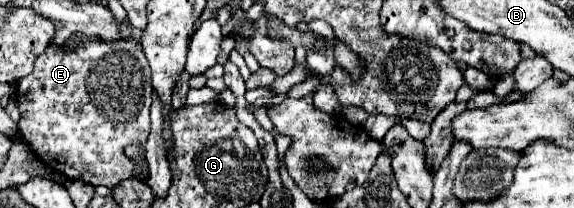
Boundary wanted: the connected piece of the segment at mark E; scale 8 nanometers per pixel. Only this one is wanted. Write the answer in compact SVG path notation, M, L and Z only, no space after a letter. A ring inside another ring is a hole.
M133 36L115 42L85 40L73 50L49 46L35 60L33 72L17 82L17 106L21 112L19 132L35 156L55 172L61 172L71 180L83 180L91 186L115 188L123 180L137 176L137 164L133 158L125 156L125 146L137 144L145 150L149 136L151 94L151 70L139 42Z

